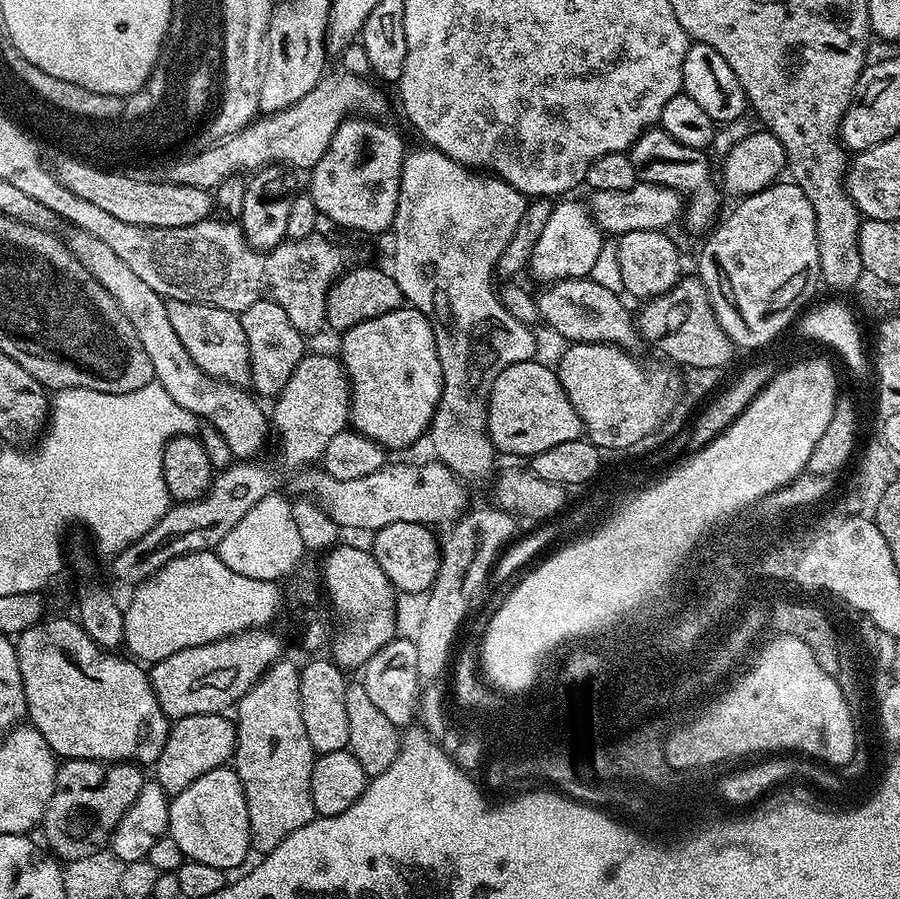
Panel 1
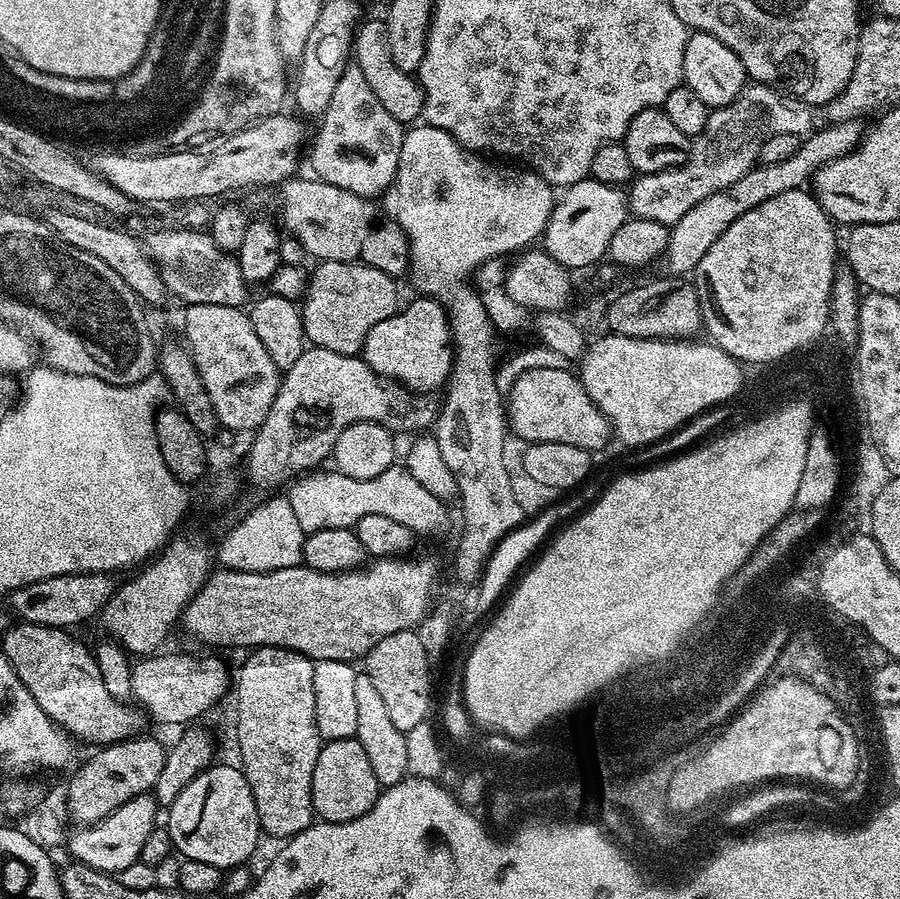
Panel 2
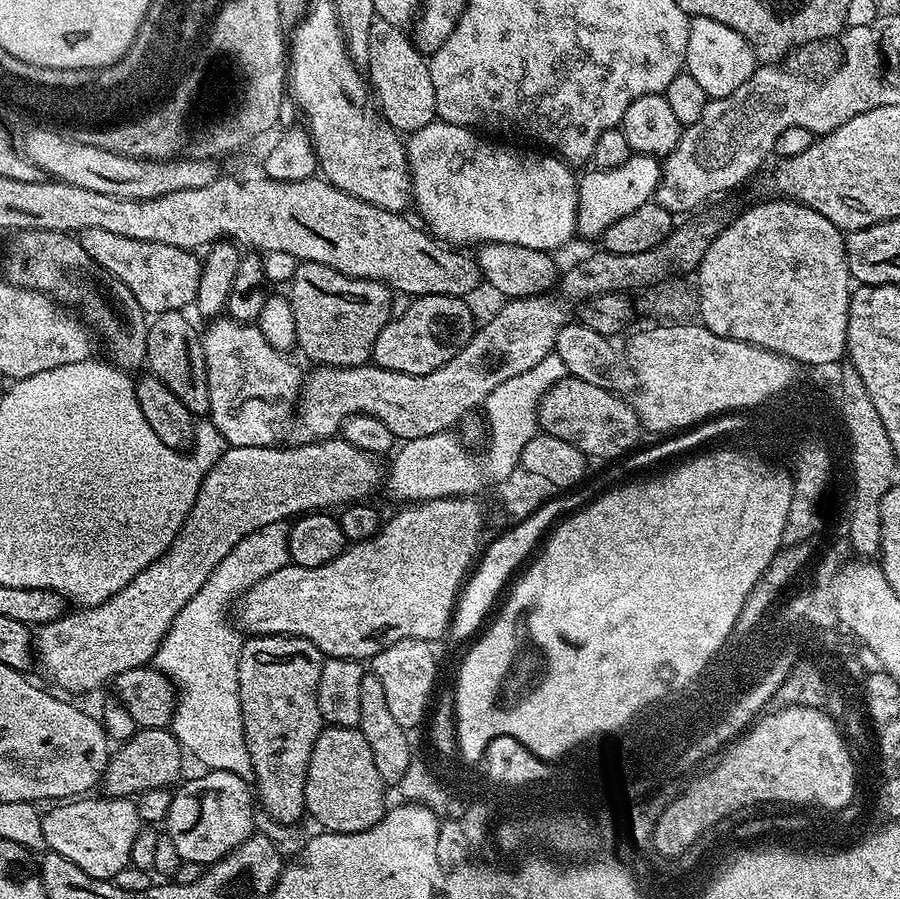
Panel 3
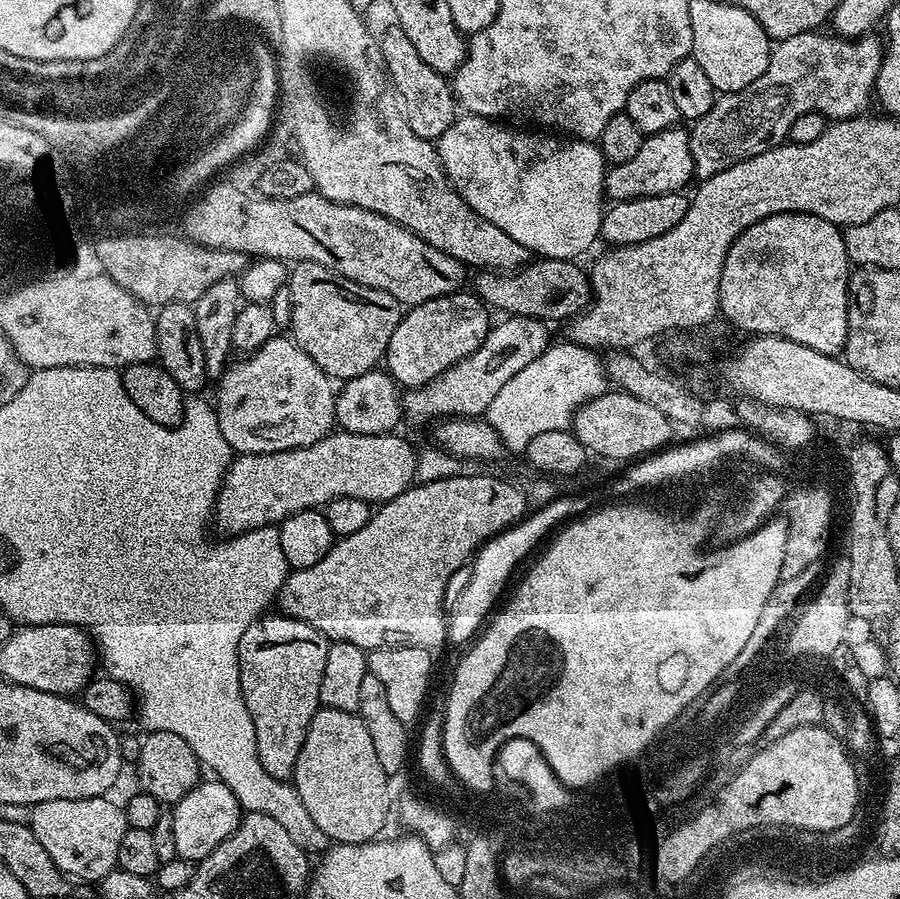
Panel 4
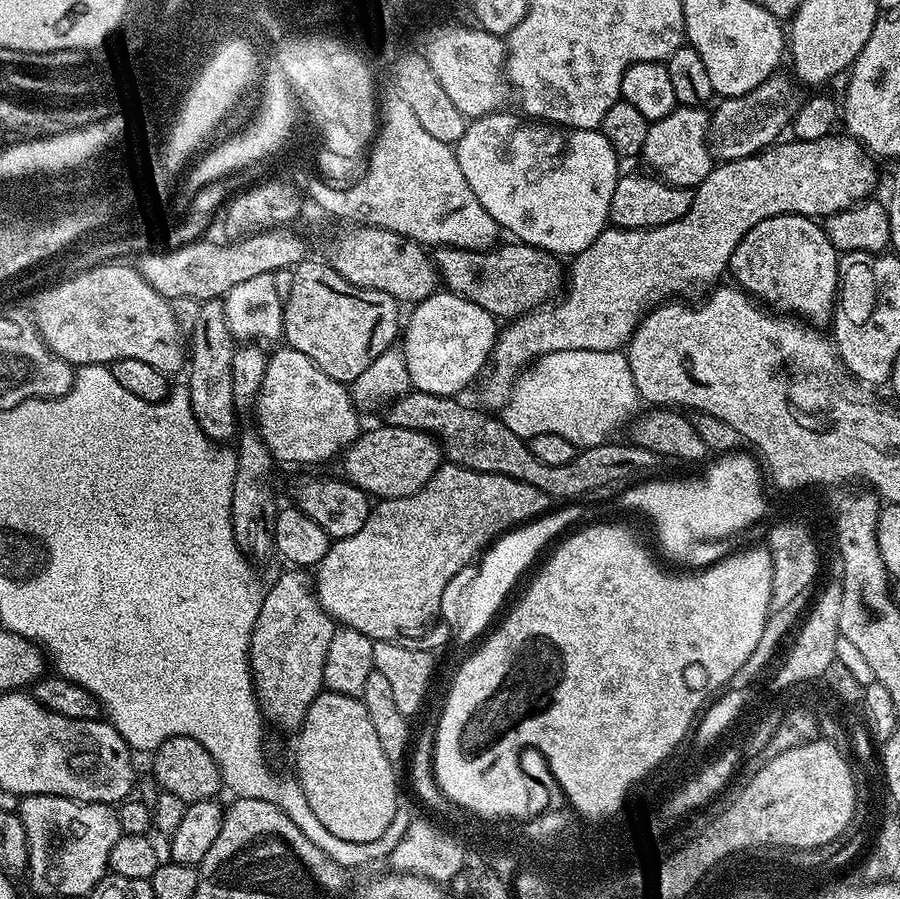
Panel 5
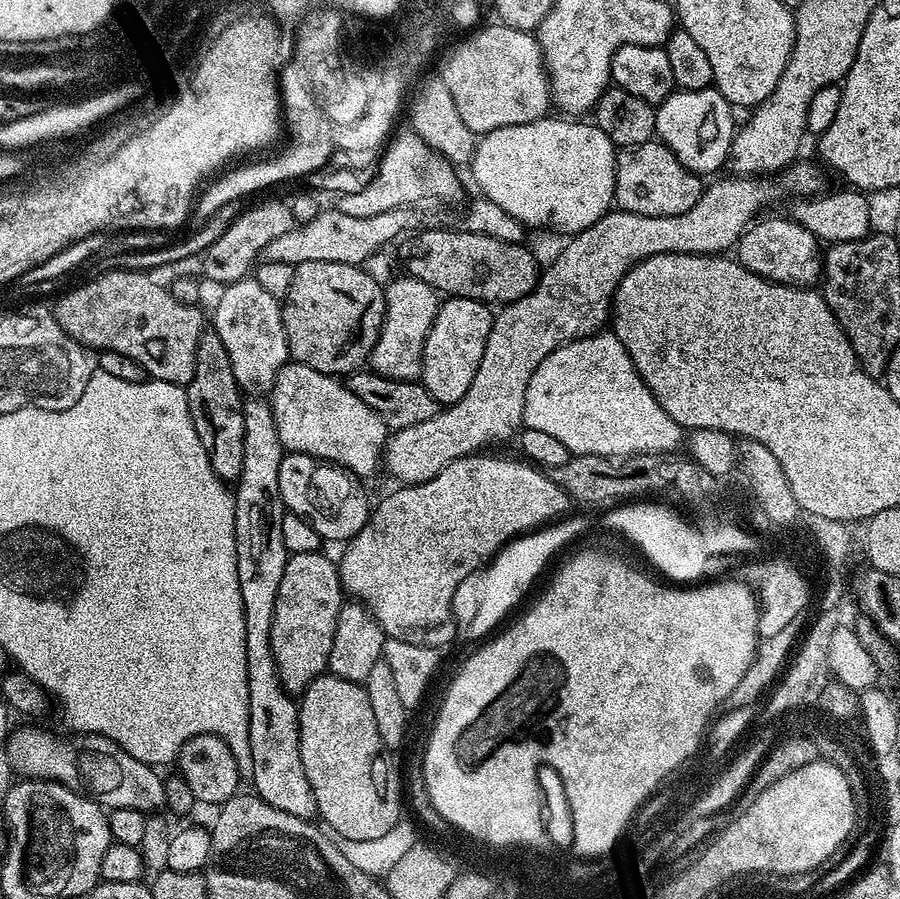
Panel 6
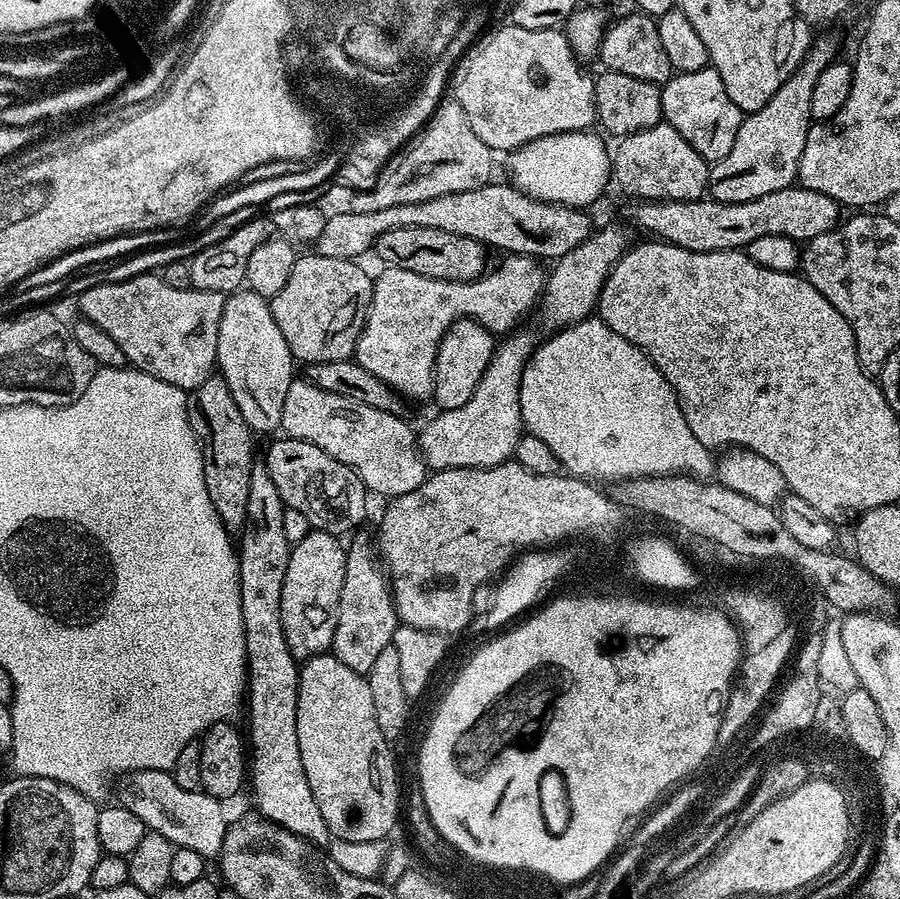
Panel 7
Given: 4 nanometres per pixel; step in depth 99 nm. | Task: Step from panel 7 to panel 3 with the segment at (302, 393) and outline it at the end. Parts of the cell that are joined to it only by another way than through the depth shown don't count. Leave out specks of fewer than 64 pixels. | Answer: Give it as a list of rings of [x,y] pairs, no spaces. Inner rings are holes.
[[[216,318],[208,329],[203,329],[206,377],[209,378],[209,410],[213,426],[222,434],[225,445],[262,446],[275,445],[280,435],[285,435],[290,421],[293,419],[302,387],[302,371],[287,352],[274,350],[266,338],[262,338],[262,330],[255,323],[241,324],[231,318]]]

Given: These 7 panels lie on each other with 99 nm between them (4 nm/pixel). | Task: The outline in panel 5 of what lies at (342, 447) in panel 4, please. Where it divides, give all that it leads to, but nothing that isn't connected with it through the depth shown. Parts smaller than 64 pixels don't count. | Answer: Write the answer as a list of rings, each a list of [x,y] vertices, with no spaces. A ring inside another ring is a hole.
[[[385,423],[381,428],[361,431],[354,443],[343,449],[338,463],[344,467],[343,479],[367,492],[369,497],[380,500],[406,498],[438,471],[442,463],[442,449],[439,440],[418,430],[402,430]]]

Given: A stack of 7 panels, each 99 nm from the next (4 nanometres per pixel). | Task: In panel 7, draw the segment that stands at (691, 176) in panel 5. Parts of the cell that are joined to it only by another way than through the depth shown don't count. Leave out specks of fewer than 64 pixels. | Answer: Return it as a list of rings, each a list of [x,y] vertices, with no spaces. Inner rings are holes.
[[[709,66],[694,70],[693,73],[677,71],[662,85],[660,97],[663,119],[670,126],[674,126],[674,130],[678,130],[678,134],[682,134],[682,138],[686,138],[686,142],[690,142],[690,146],[694,146],[694,150],[698,150],[704,160],[715,162],[730,154],[745,113],[738,106],[734,106],[730,94],[726,94],[726,86],[722,86],[718,70]]]

